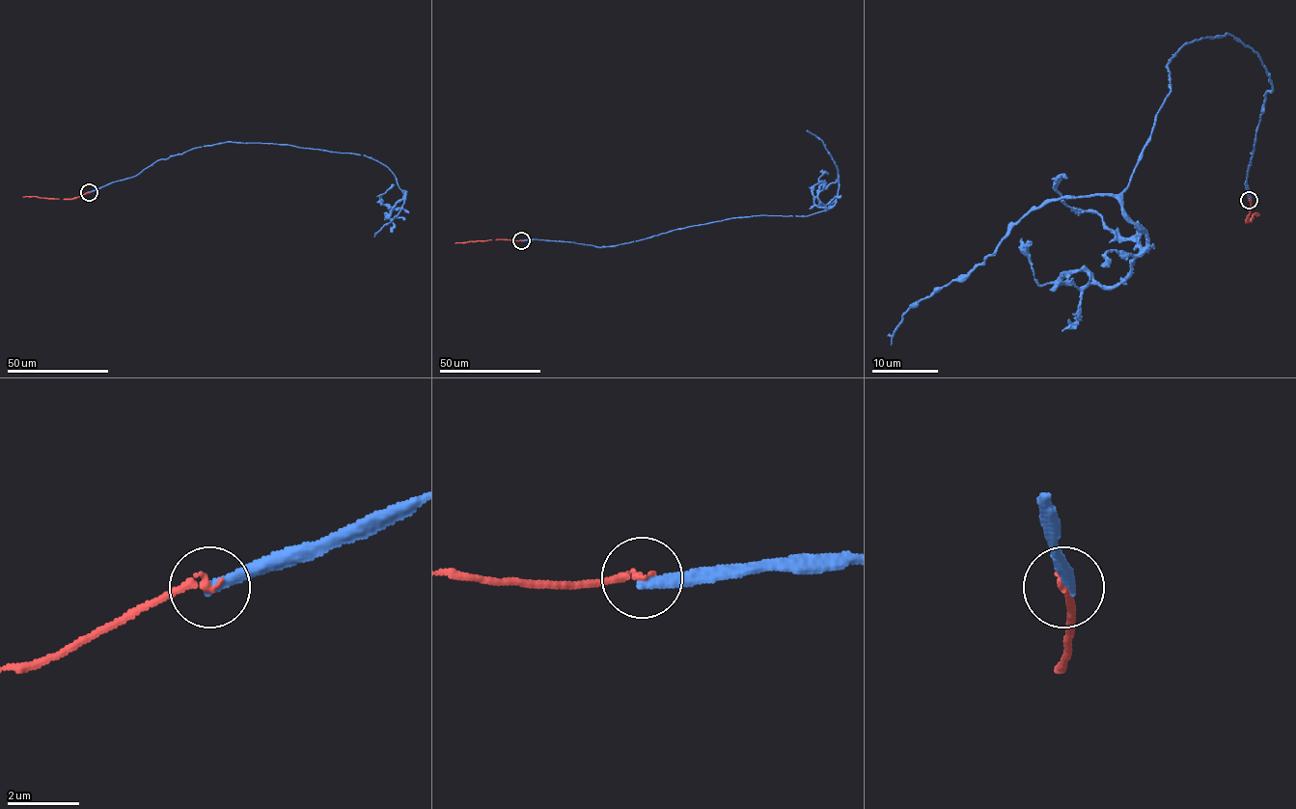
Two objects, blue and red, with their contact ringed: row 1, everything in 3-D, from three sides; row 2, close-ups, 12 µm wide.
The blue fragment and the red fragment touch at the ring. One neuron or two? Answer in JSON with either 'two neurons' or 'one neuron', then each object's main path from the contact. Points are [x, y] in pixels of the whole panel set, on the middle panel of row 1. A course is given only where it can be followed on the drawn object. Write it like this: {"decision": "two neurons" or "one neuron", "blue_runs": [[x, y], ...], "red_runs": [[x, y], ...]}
{"decision": "two neurons", "blue_runs": [[521, 240], [602, 247], [733, 218], [807, 216], [821, 211], [835, 200], [838, 169], [821, 139], [807, 131]], "red_runs": [[521, 240], [455, 243]]}

